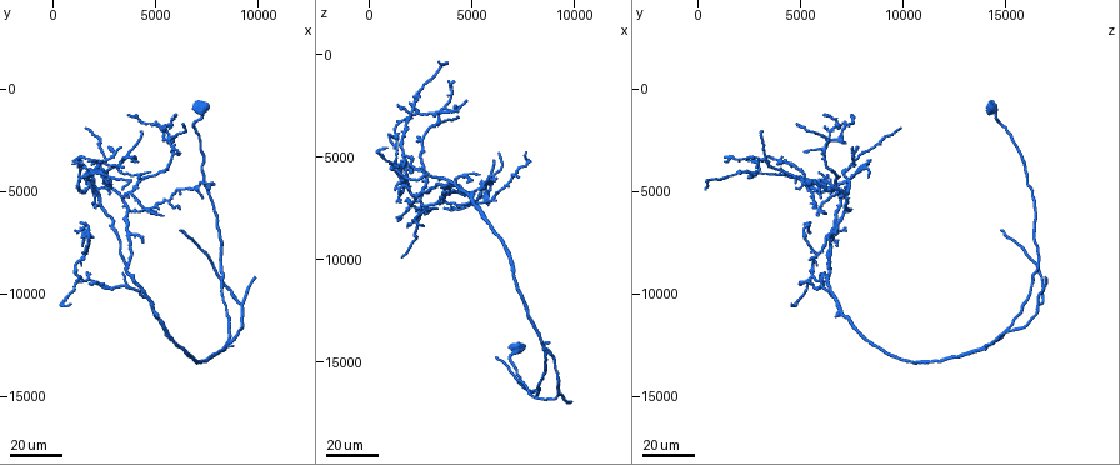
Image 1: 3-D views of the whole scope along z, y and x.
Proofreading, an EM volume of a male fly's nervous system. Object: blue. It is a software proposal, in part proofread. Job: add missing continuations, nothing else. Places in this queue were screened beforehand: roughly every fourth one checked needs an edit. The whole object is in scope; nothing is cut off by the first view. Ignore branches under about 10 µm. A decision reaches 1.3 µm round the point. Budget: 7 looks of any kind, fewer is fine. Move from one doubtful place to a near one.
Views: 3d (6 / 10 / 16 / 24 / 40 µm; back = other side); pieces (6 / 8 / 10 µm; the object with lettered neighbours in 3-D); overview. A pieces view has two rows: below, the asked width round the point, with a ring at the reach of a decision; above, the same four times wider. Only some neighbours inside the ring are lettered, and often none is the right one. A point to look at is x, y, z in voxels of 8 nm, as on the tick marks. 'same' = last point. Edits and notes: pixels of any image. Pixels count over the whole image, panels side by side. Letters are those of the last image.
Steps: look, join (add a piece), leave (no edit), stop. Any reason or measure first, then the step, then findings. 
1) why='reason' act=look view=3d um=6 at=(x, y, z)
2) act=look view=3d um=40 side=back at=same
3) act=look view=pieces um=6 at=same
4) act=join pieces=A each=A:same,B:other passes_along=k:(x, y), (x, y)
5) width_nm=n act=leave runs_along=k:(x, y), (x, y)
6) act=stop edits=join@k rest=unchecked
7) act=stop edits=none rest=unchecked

why='free end' act=look view=3d um=24 at=(6400, 1700, 4800)

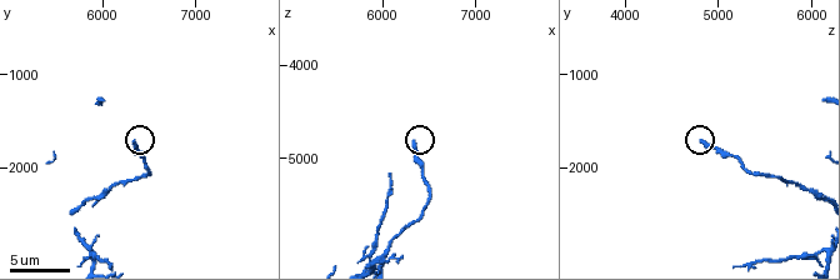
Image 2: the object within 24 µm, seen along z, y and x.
why='what lies round it' act=look view=pieces um=8 at=(6350, 1700, 4850)

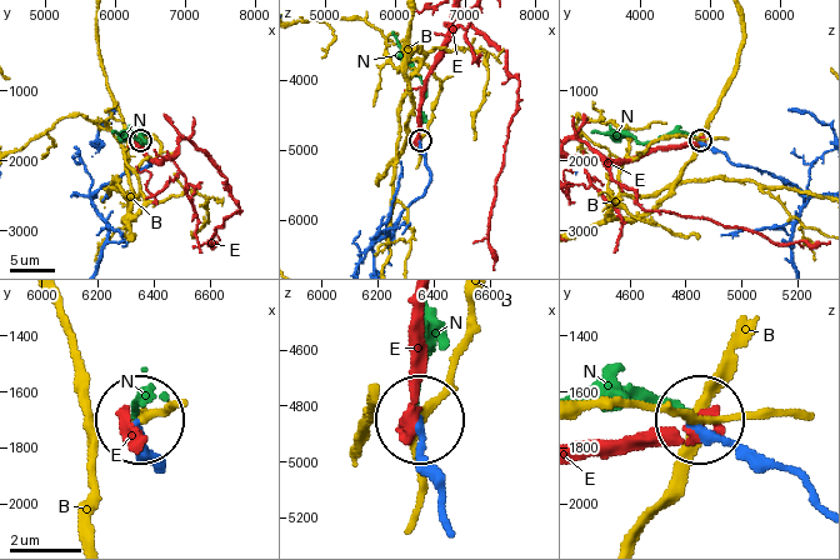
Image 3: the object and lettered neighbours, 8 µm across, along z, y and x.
act=leave each=B:other,E:other,N:other runs_along=3:(815, 496), (788, 473), (753, 466), (701, 428) found='none of them fits'

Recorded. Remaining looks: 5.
why='tapers out' act=look view=3d um=40 at=(6300, 6900, 14700)

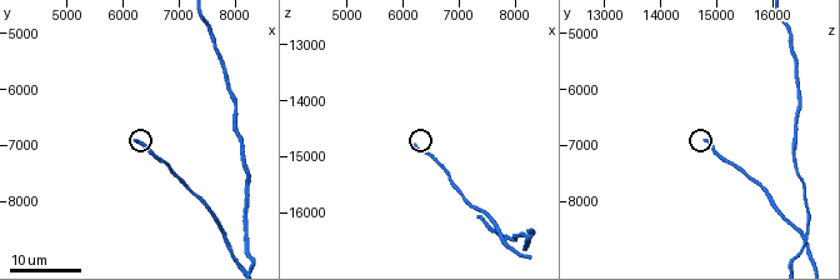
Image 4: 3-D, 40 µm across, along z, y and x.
act=look view=pieces um=6 at=(6200, 6950, 14800)

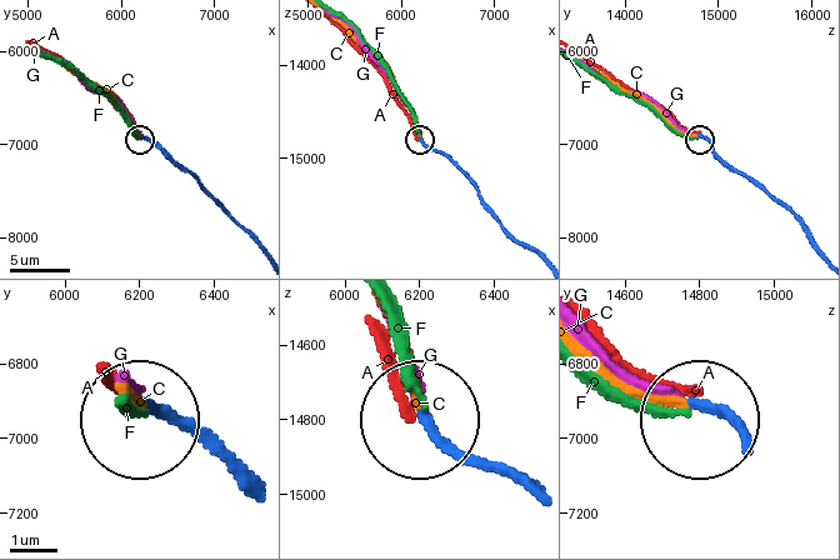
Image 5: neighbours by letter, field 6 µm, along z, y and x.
act=join pieces=C each=A:other,C:same,F:other,G:other passes_along=5:(743, 438), (710, 410), (591, 366) found='the neuron continues'

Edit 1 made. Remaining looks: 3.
act=look view=overview

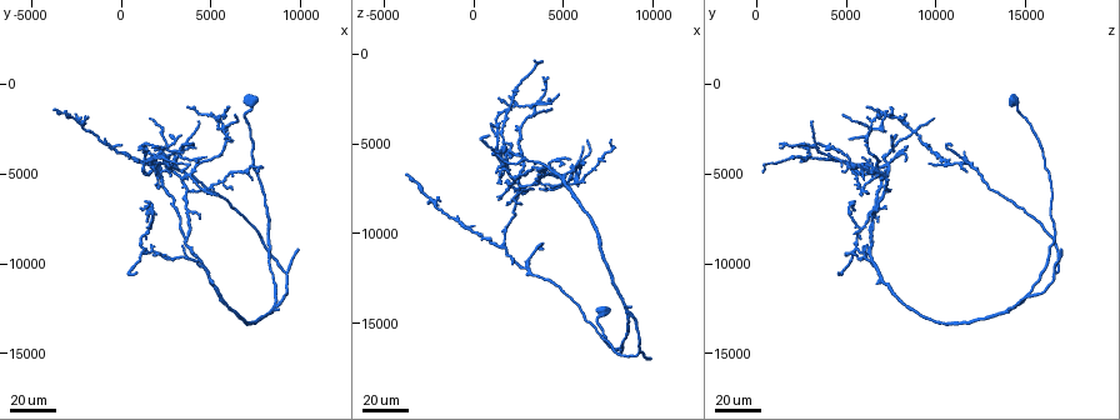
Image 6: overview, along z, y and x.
why='an open end' act=look view=3d um=40 at=(9800, 9200, 16800)

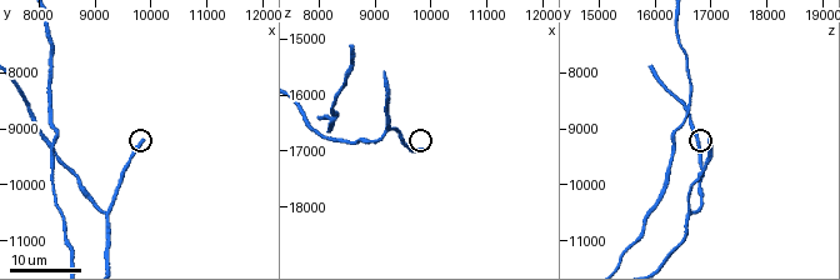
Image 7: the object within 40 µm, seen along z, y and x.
why='see the neighbours' act=look view=pieces um=8 at=(9900, 9250, 16950)

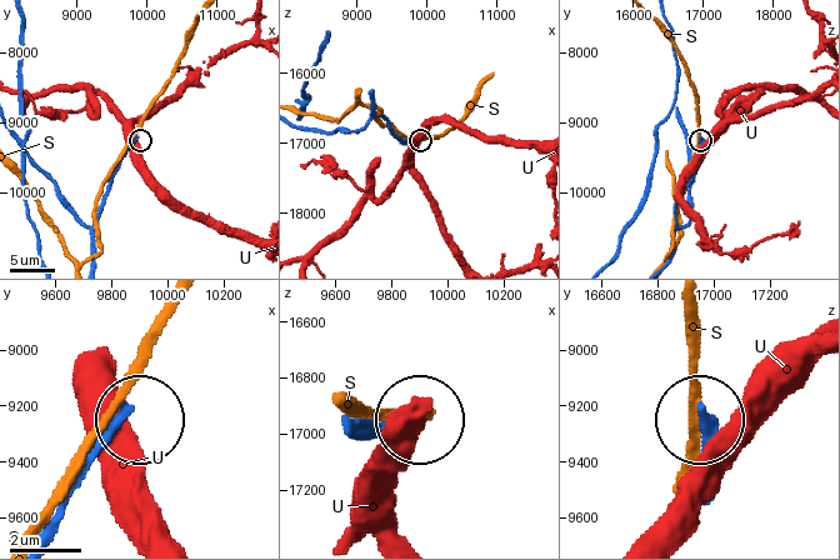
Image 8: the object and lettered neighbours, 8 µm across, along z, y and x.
act=leave each=S:other,U:other runs_along=8:(44, 533), (78, 470), (128, 420) found='no lettered piece goes on from it'

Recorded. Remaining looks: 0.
act=stop edits=join@5 rest=unchecked

